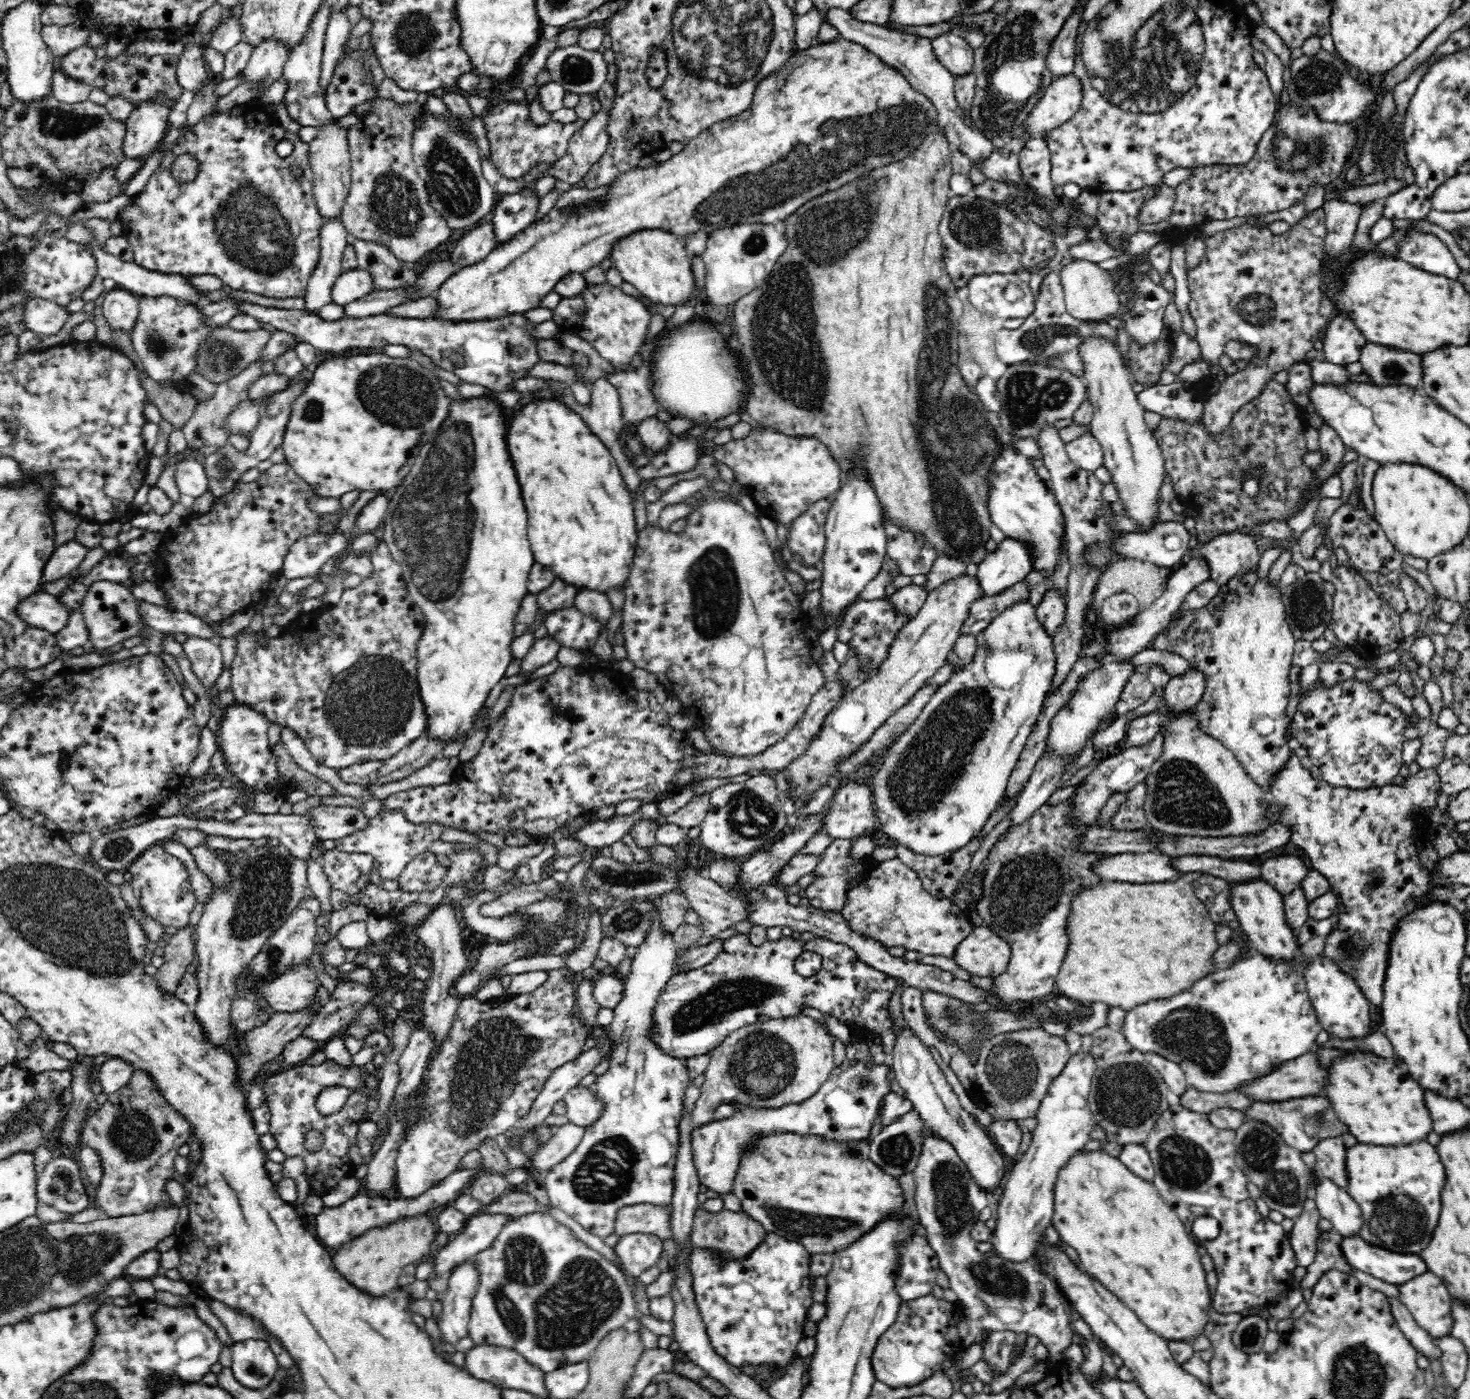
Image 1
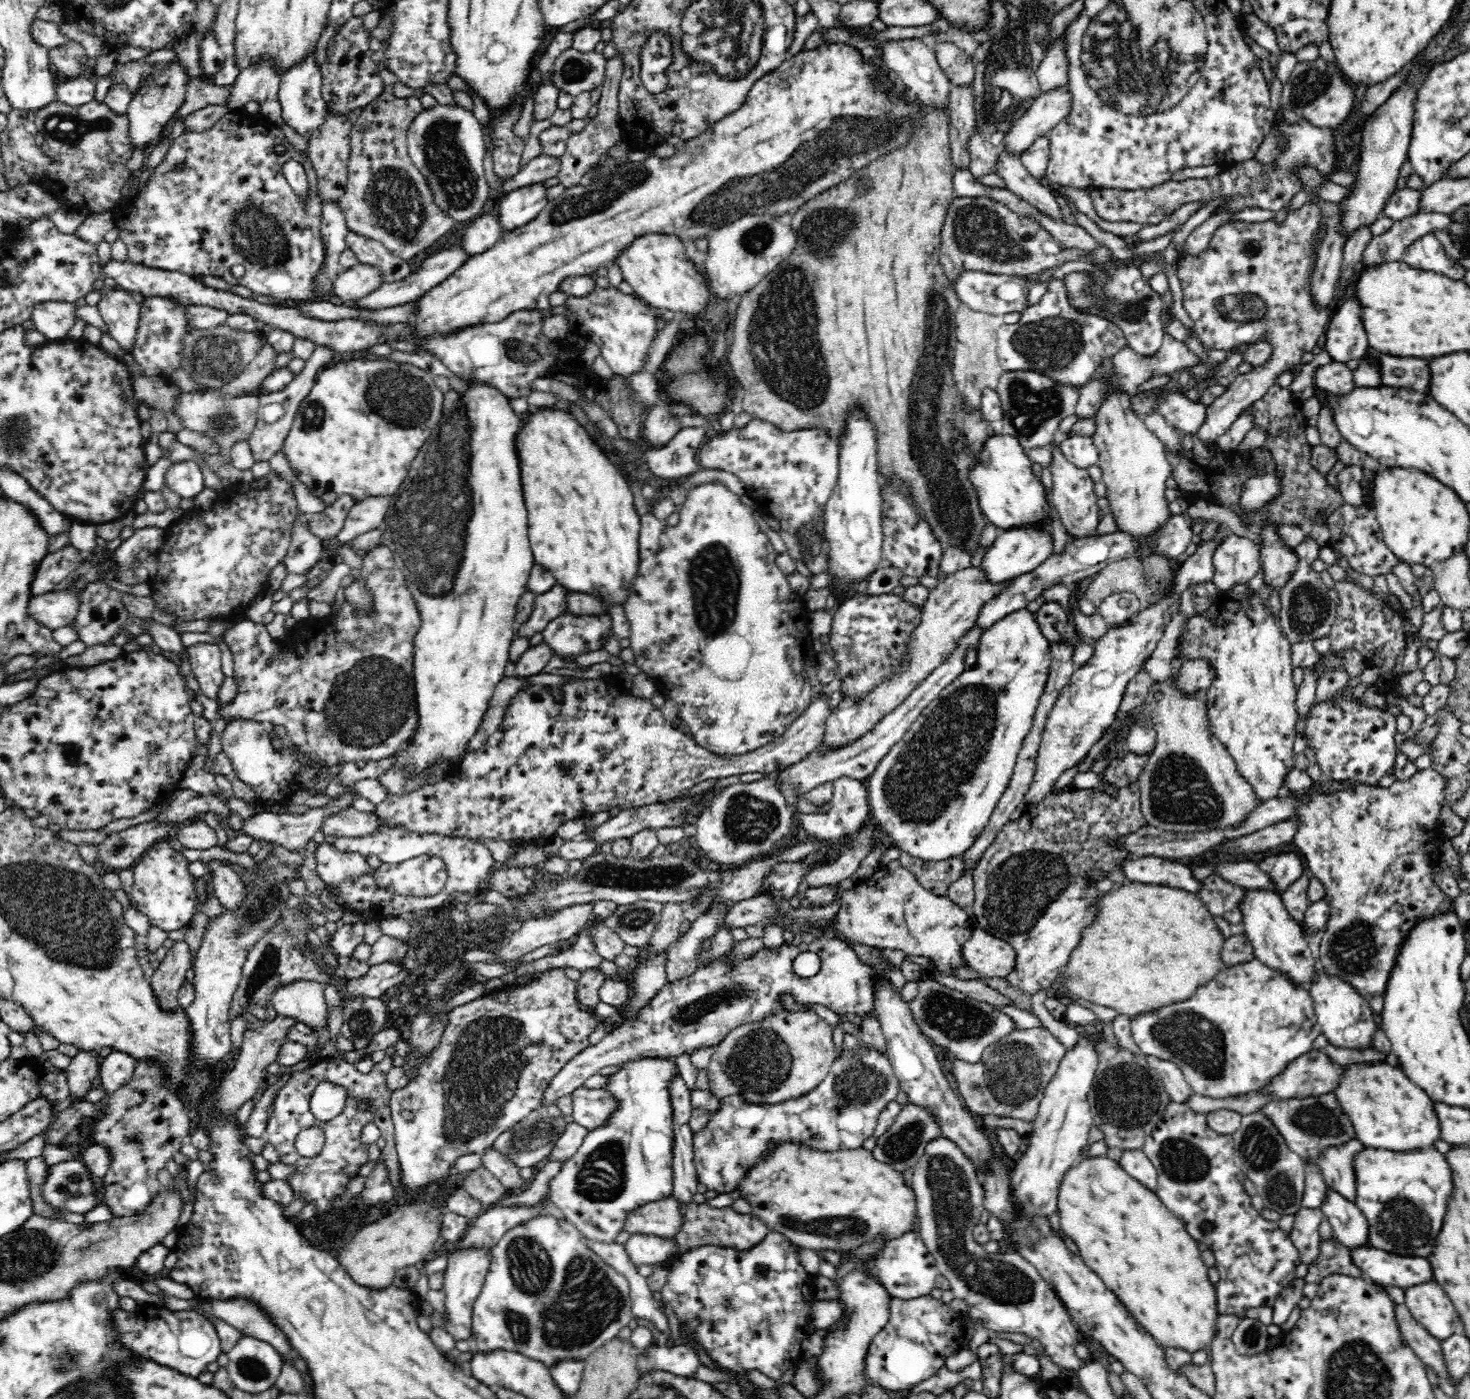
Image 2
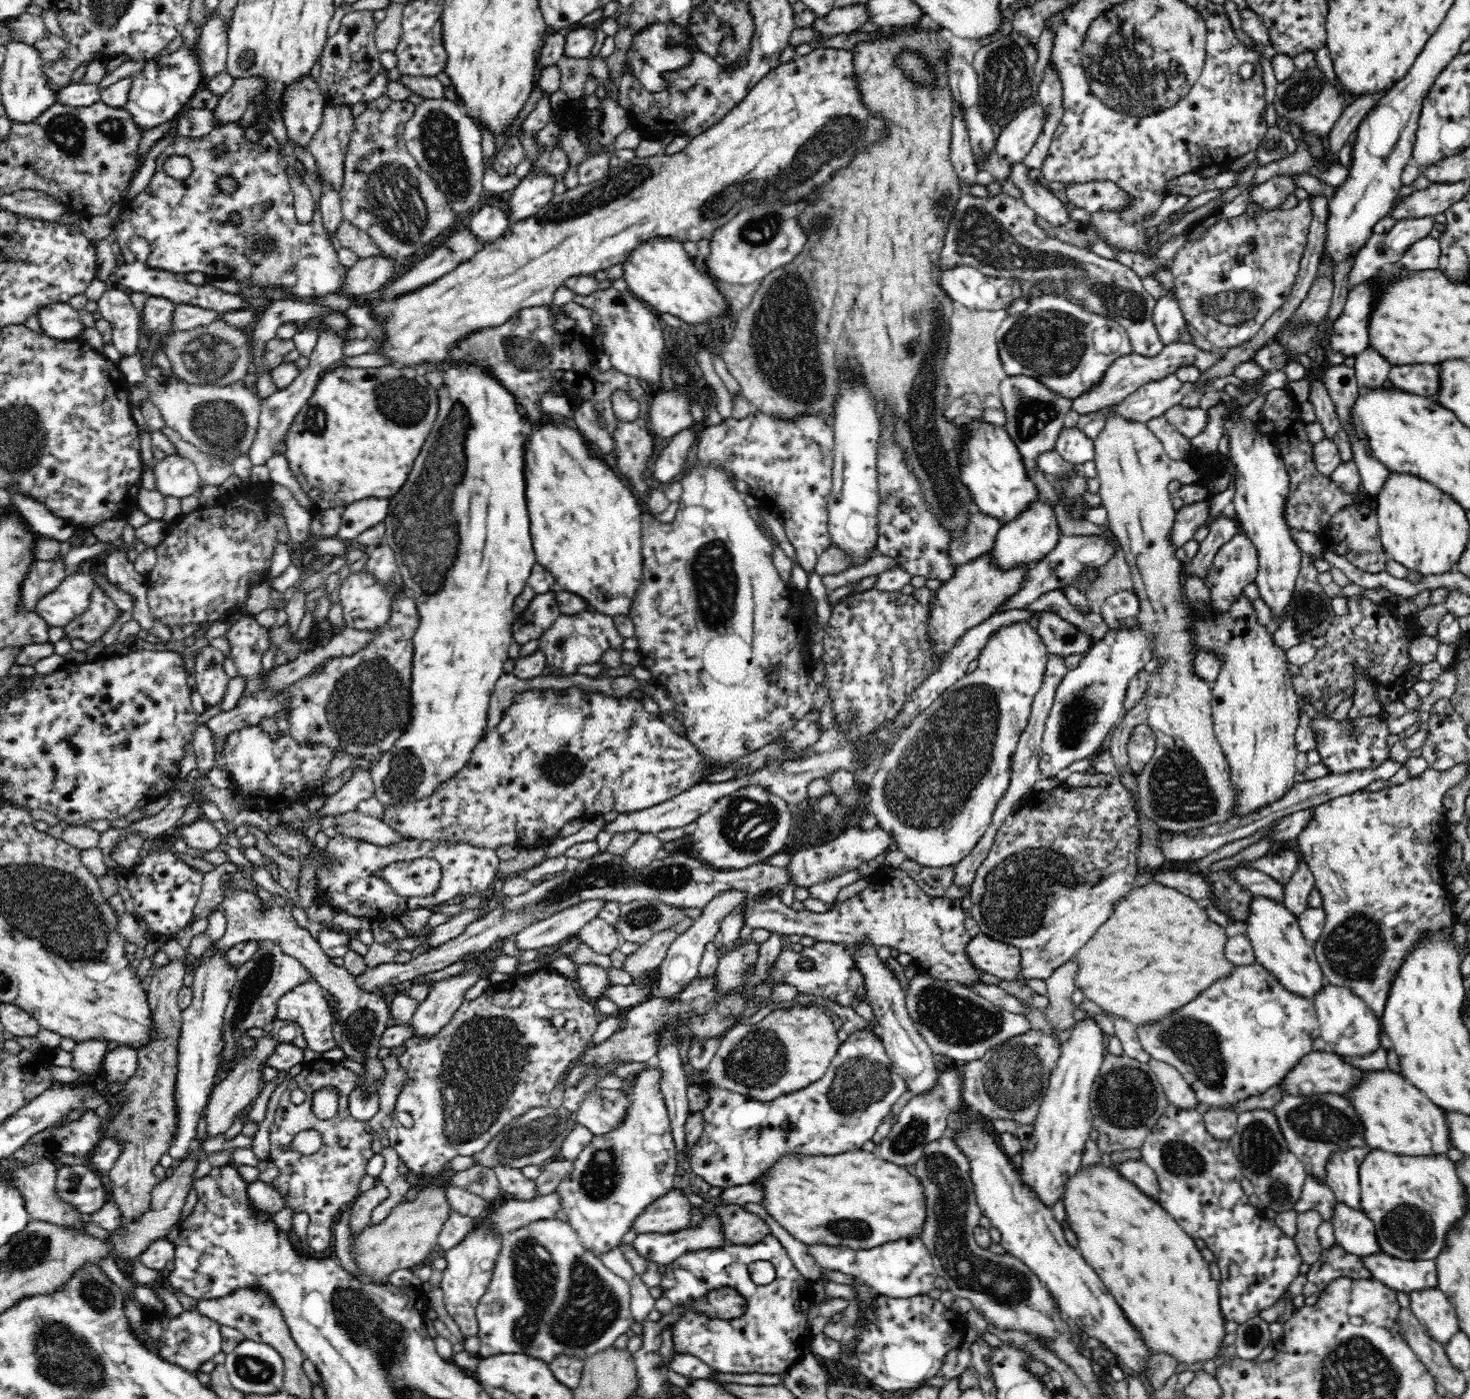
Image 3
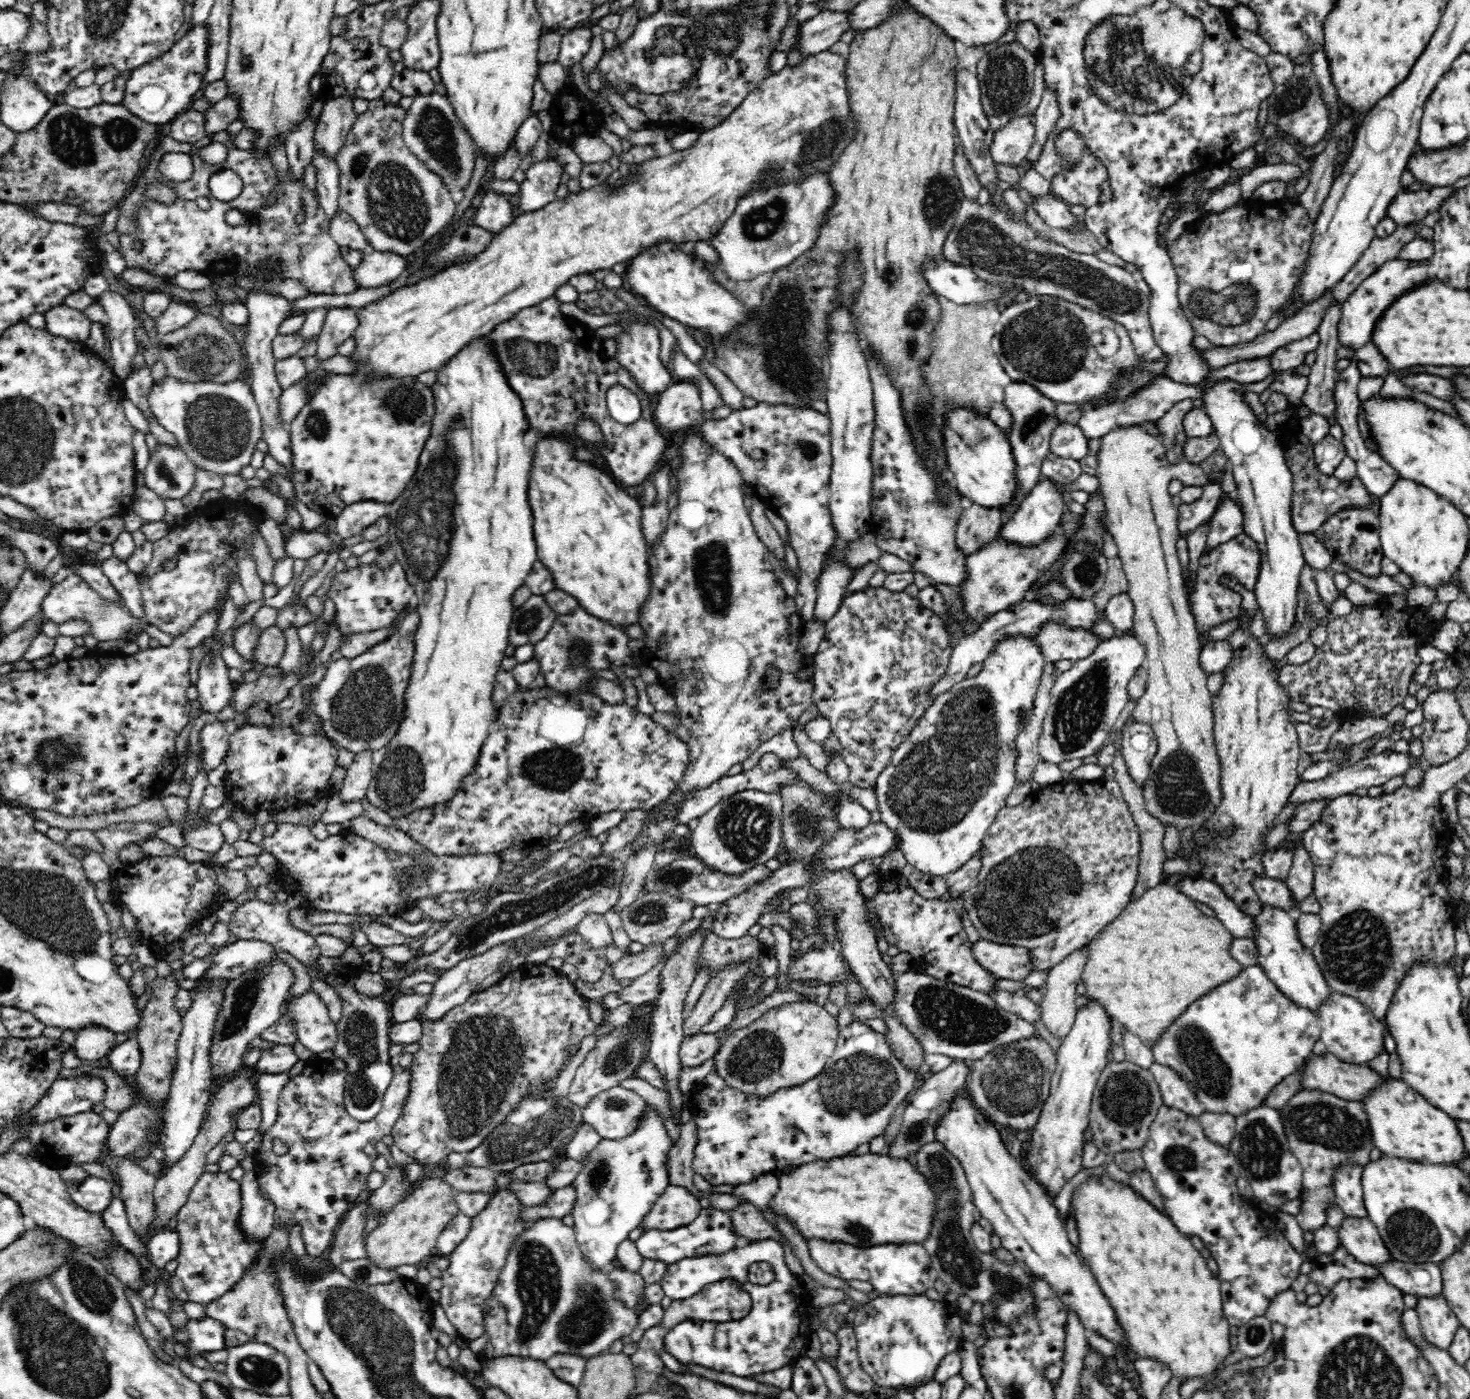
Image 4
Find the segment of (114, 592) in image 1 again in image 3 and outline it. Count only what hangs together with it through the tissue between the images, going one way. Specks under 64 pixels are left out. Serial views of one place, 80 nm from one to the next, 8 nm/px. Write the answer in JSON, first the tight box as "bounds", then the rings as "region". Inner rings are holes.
{"bounds":[62,586,123,644],"region":[[[96,586],[90,593],[87,609],[62,629],[72,639],[80,638],[84,642],[97,644],[122,613],[123,610],[116,606],[114,599]]]}

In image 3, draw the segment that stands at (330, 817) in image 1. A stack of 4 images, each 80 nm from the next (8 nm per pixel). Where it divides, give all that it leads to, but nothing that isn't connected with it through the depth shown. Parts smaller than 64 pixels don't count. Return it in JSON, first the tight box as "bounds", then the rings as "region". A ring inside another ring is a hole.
{"bounds":[332,810,402,845],"region":[[[358,810],[338,816],[334,820],[332,828],[336,830],[337,834],[379,845],[398,842],[400,837],[402,837],[400,833],[392,830],[390,826],[382,822],[378,817],[365,815]]]}

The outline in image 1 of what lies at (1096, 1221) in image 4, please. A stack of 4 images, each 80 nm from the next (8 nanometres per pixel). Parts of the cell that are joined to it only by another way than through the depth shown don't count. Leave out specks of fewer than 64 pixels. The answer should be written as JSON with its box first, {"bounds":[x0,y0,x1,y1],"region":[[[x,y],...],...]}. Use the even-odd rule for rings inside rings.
{"bounds":[1051,1149,1212,1342],"region":[[[1104,1149],[1098,1150],[1077,1150],[1064,1163],[1064,1167],[1058,1170],[1056,1182],[1053,1186],[1053,1205],[1051,1225],[1056,1229],[1058,1236],[1061,1238],[1063,1247],[1074,1249],[1080,1257],[1080,1268],[1088,1274],[1094,1281],[1103,1284],[1112,1294],[1115,1294],[1128,1308],[1132,1309],[1138,1318],[1152,1331],[1164,1339],[1171,1340],[1186,1340],[1192,1342],[1198,1334],[1202,1334],[1203,1326],[1206,1322],[1206,1312],[1209,1311],[1212,1296],[1206,1283],[1206,1274],[1201,1263],[1201,1257],[1198,1254],[1197,1240],[1192,1236],[1192,1233],[1187,1230],[1180,1217],[1172,1210],[1172,1207],[1164,1201],[1163,1195],[1159,1190],[1156,1190],[1156,1185],[1153,1181],[1142,1178],[1139,1175],[1133,1174],[1126,1164],[1115,1155],[1108,1154]]]}

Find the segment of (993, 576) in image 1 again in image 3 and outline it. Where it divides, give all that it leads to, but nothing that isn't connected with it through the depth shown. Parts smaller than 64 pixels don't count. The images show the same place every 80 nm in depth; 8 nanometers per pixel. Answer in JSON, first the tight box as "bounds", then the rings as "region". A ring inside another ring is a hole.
{"bounds":[990,500,1061,572],"region":[[[1047,500],[1035,501],[1035,505],[1026,513],[1020,514],[1014,522],[1001,526],[994,548],[990,552],[990,560],[995,570],[1008,572],[1012,568],[1029,569],[1039,560],[1044,559],[1056,546],[1061,537],[1054,509]]]}

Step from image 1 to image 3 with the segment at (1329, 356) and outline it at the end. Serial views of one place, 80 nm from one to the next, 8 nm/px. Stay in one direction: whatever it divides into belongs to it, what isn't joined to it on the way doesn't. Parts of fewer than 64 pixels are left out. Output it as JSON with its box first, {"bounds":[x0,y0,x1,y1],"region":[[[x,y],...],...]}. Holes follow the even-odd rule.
{"bounds":[1329,283,1372,358],"region":[[[1360,283],[1350,290],[1344,308],[1329,330],[1330,351],[1344,358],[1355,358],[1370,347],[1367,322],[1372,305],[1371,285]]]}

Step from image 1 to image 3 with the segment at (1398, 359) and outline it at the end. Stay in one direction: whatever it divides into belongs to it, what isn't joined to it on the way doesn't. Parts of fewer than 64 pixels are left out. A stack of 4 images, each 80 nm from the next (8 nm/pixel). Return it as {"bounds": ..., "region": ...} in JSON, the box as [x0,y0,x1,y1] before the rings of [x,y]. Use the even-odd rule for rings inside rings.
{"bounds":[1387,363,1439,397],"region":[[[1392,363],[1387,378],[1392,386],[1425,397],[1435,395],[1439,387],[1435,364]]]}

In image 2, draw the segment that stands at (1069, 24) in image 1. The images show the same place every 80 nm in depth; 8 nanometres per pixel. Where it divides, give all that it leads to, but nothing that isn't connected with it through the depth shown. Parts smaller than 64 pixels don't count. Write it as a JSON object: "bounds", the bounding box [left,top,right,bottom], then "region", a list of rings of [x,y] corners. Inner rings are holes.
{"bounds":[1037,32,1070,93],"region":[[[1062,32],[1052,42],[1052,46],[1048,49],[1037,71],[1042,93],[1069,81],[1070,60],[1066,55],[1066,38],[1068,38],[1066,32]]]}

